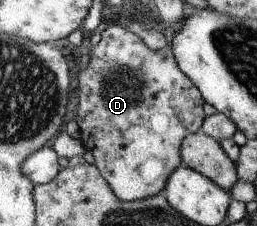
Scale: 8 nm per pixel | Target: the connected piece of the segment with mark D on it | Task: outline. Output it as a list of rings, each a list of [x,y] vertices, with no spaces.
[[[119,23],[110,25],[110,27],[101,32],[101,39],[98,44],[89,49],[89,60],[85,68],[79,73],[79,87],[77,90],[79,91],[78,109],[76,109],[78,114],[75,117],[75,121],[81,133],[78,140],[95,157],[96,166],[101,170],[101,176],[106,178],[110,187],[113,188],[113,192],[123,202],[140,201],[156,196],[164,189],[166,181],[169,181],[172,173],[182,165],[181,145],[184,144],[185,137],[200,131],[204,123],[204,117],[206,117],[201,90],[197,88],[197,85],[194,85],[193,81],[190,81],[189,76],[177,64],[176,54],[173,52],[172,45],[168,43],[163,48],[154,50],[128,28],[122,27]]]

